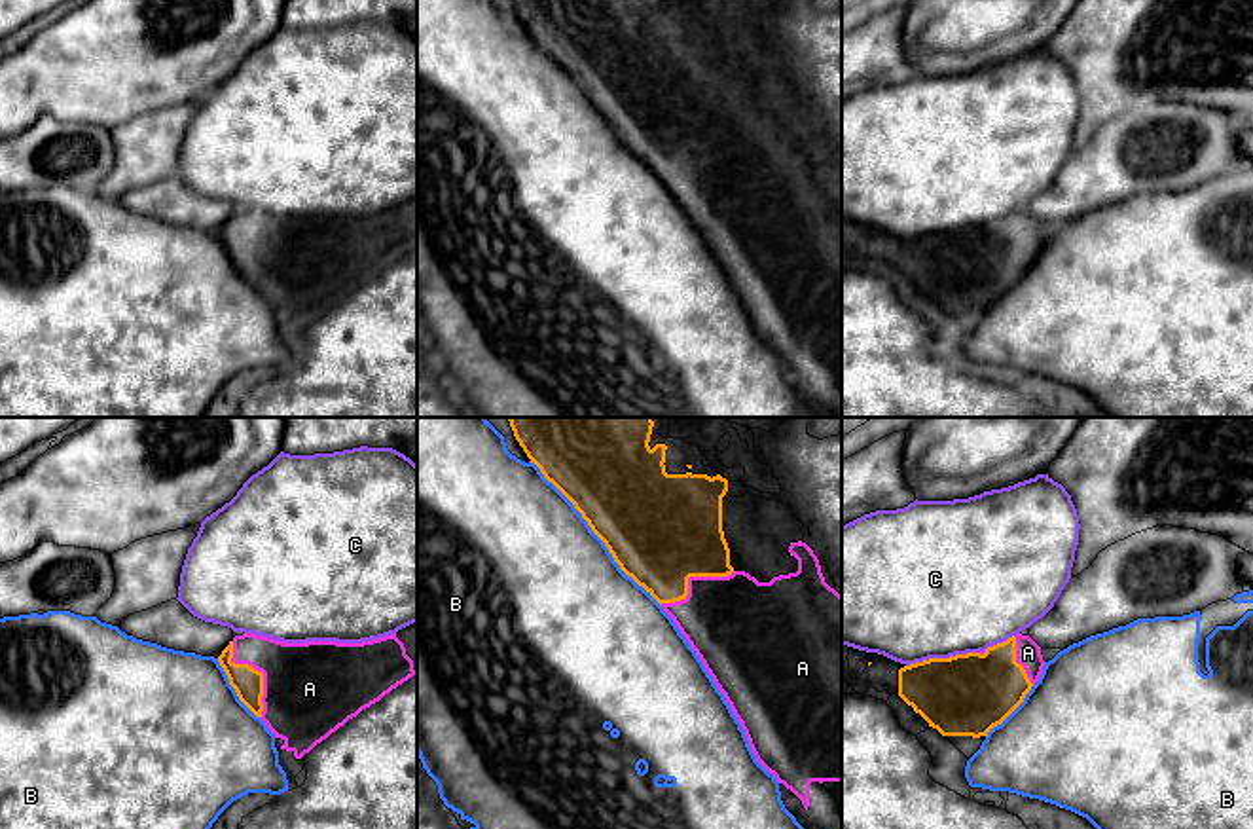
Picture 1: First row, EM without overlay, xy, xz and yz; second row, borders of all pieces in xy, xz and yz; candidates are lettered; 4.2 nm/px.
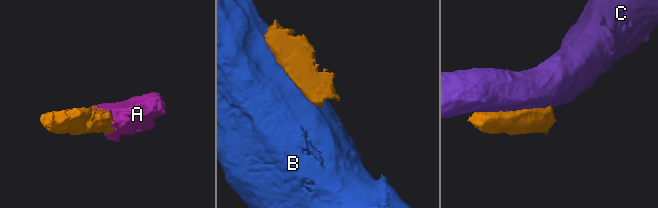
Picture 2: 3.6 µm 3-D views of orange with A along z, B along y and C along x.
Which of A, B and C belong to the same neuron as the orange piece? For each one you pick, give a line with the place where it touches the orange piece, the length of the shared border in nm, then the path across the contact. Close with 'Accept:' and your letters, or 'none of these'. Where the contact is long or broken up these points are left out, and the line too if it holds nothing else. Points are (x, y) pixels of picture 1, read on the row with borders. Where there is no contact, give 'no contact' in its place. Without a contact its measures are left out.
A: xy (260, 672) | 340 nm
Accept: A

